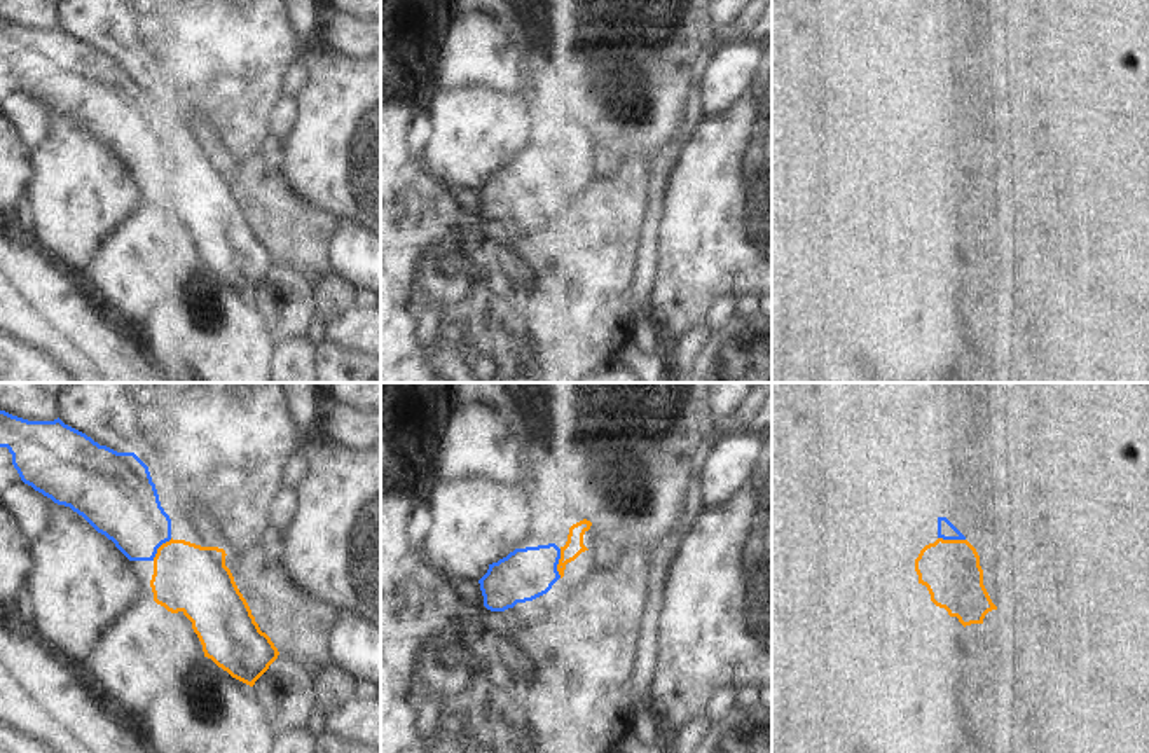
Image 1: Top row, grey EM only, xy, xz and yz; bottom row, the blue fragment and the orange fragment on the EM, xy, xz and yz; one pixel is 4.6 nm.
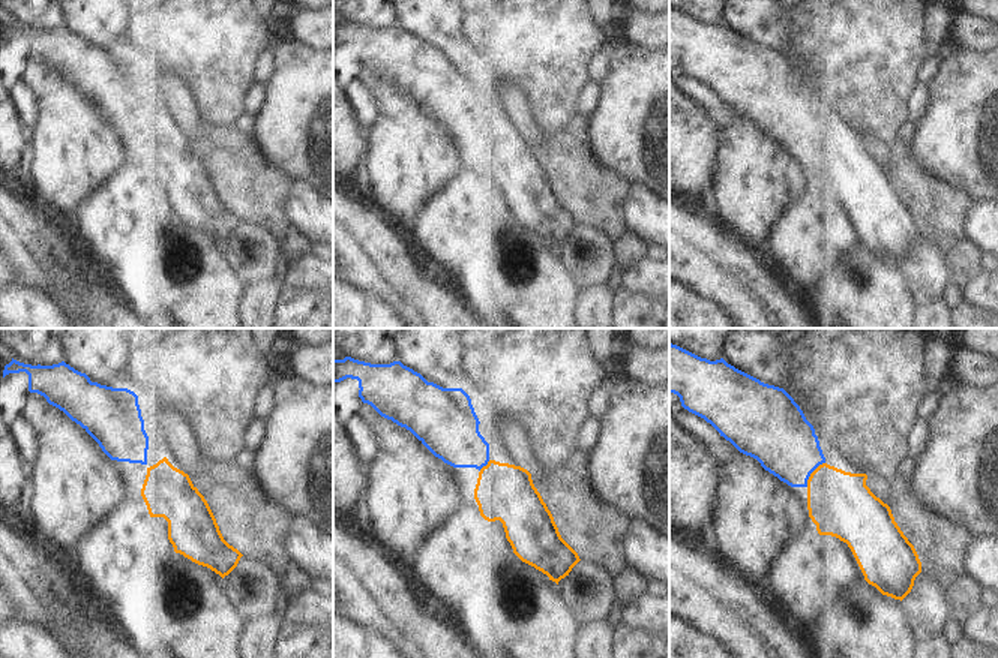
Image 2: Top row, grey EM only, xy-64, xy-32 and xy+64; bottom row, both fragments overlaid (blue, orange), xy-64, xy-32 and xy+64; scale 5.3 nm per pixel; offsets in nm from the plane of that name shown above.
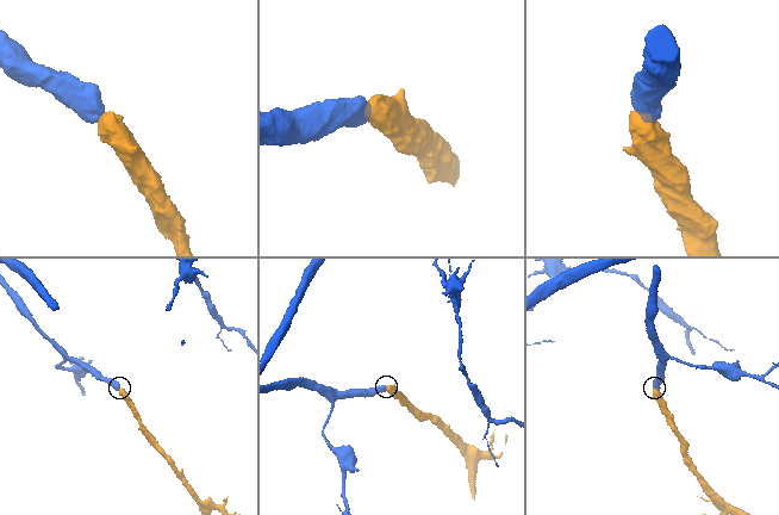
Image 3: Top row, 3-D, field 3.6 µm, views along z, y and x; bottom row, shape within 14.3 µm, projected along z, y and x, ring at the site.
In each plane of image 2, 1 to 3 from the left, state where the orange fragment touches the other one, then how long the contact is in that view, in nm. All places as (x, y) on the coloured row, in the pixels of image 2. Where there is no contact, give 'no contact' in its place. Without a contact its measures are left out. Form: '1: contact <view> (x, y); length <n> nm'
1: no contact
2: contact xy-32 (483, 465); length 80 nm
3: contact xy+64 (811, 472); length 170 nm

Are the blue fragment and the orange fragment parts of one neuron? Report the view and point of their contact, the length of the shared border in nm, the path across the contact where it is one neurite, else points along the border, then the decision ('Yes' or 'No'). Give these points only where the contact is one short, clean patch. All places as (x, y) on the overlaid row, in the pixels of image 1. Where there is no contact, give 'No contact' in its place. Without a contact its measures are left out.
Touches blue at xz (557, 563). Shared border 140 nm. Path across: xz (526, 573), (547, 563), (557, 563), (573, 547). Yes.

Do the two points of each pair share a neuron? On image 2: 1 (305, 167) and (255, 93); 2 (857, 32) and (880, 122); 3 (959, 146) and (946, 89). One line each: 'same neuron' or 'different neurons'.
1: different neurons
2: same neuron
3: same neuron

